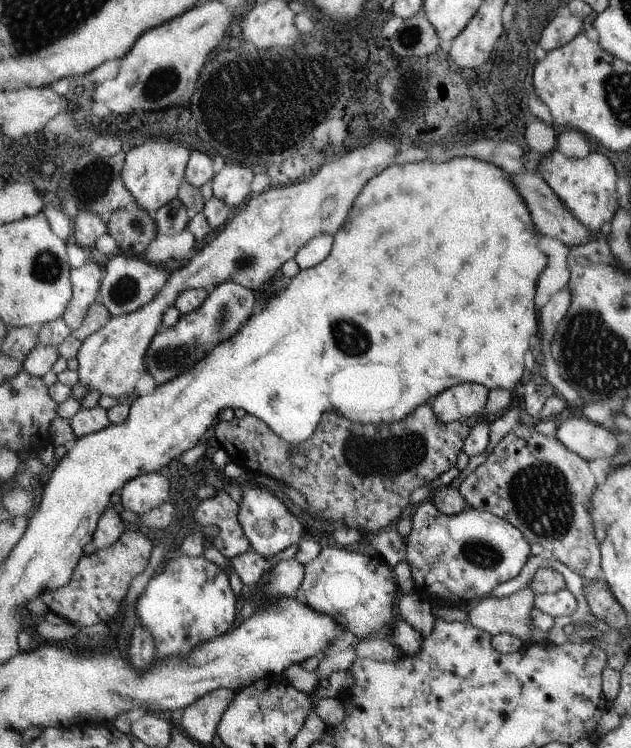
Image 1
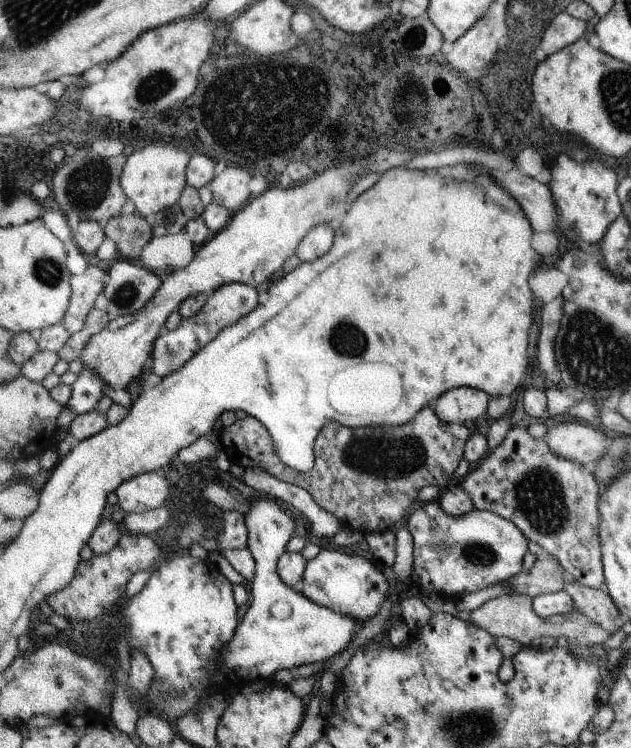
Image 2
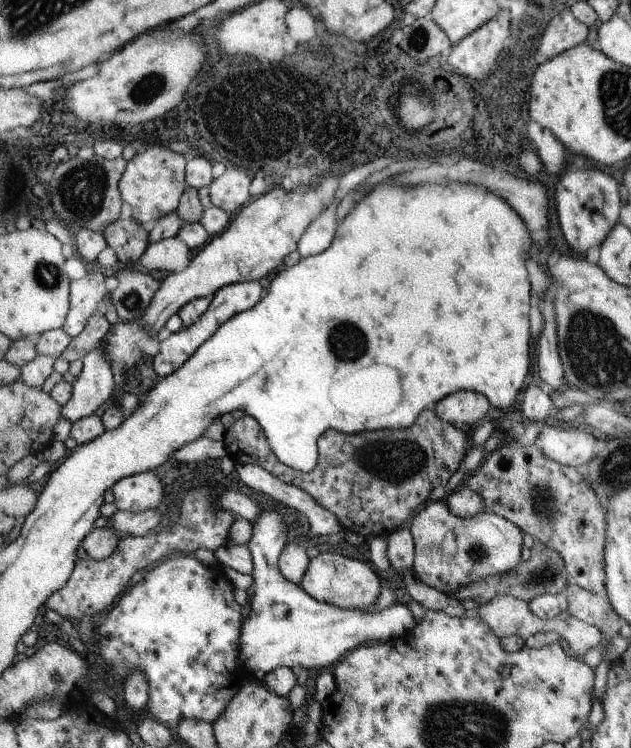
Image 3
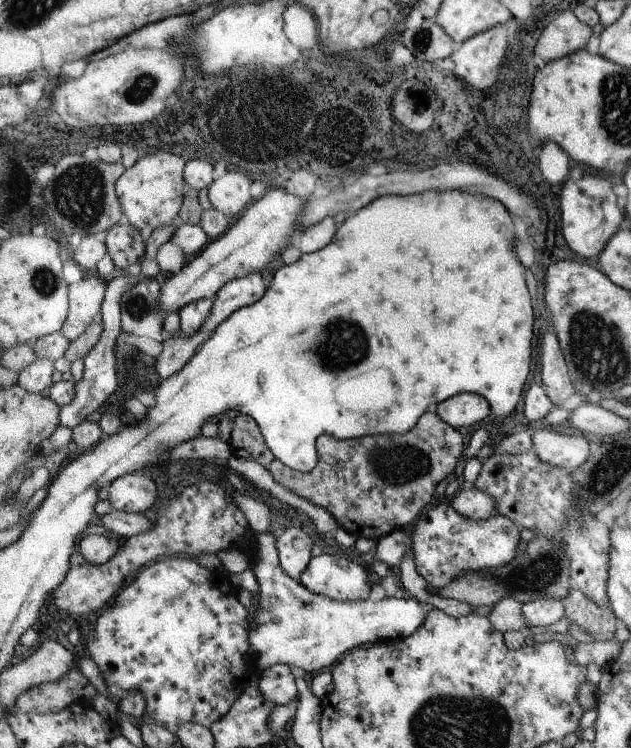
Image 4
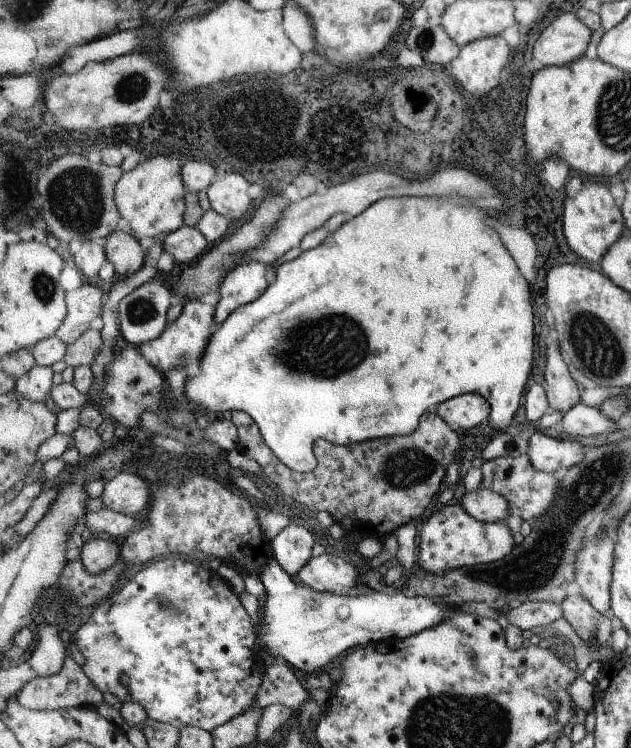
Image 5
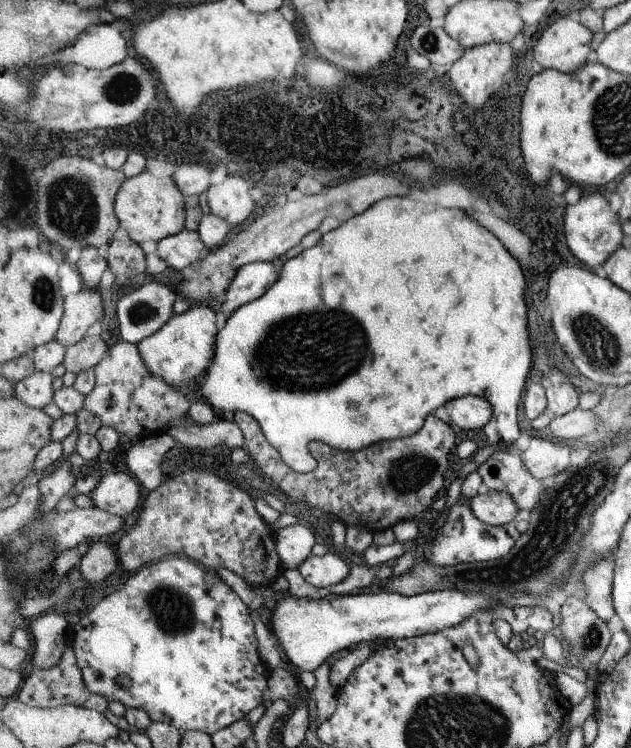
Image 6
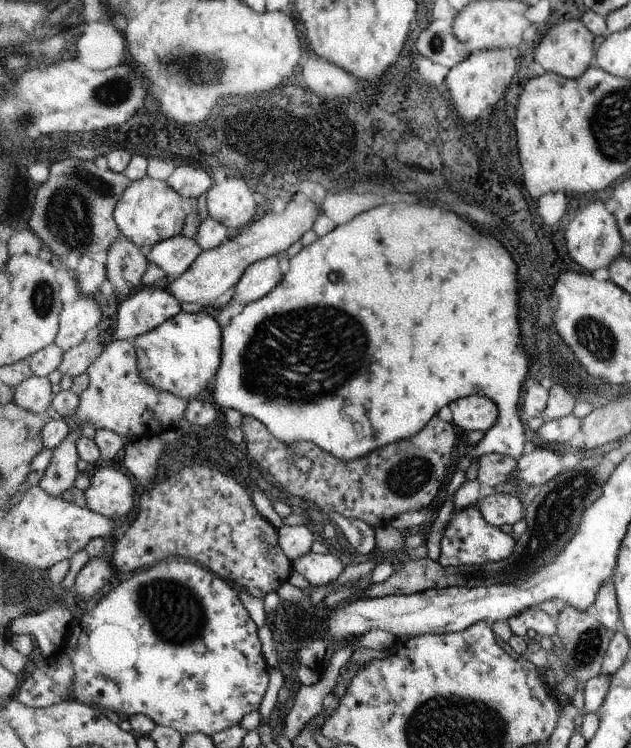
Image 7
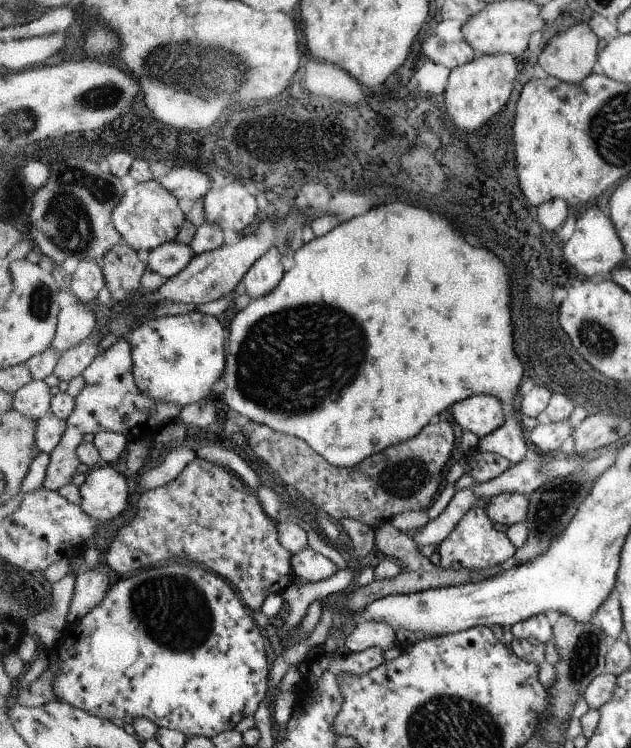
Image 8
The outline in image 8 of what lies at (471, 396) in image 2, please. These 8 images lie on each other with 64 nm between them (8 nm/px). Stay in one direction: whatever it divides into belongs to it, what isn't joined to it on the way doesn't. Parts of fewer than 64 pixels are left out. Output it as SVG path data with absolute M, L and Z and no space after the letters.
M475 395L453 405L454 420L465 431L482 439L499 430L508 420L504 418L502 402L496 395Z

